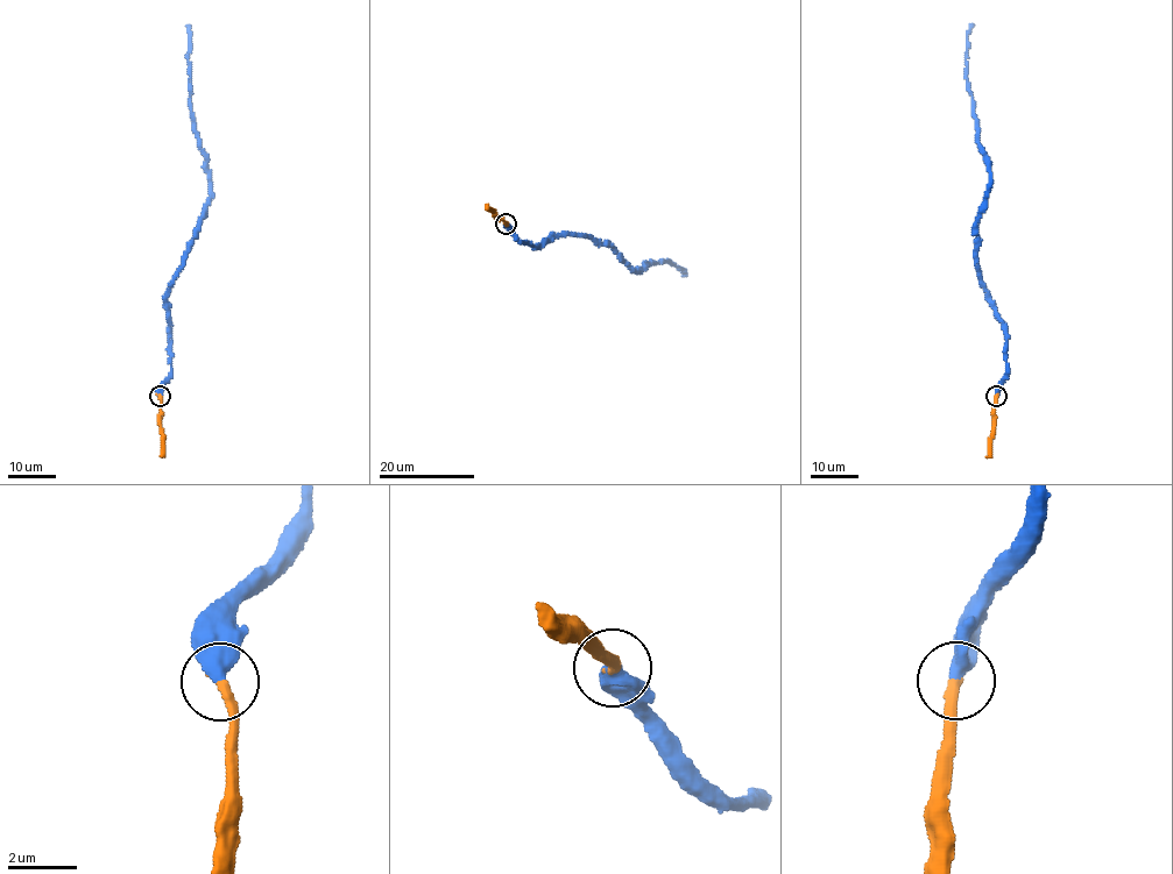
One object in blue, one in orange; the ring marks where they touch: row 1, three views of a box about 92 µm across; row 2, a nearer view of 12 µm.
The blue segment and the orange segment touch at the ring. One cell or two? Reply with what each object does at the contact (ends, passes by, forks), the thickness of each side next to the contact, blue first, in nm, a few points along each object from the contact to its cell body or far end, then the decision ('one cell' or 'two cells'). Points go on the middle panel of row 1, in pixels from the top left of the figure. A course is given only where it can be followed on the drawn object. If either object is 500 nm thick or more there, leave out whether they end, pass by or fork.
500 nm thick on the blue side, 300 nm on the other; blue runs (507, 224), (539, 248), (552, 237), (583, 235), (641, 272), (648, 262), (668, 261), (683, 275); orange runs (507, 224), (486, 205); one cell

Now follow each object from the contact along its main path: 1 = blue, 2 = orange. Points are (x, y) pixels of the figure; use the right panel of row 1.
1: (996, 396), (1007, 369), (1005, 325), (977, 264), (975, 235), (989, 162), (966, 76), (973, 23)
2: (996, 396), (988, 456)

